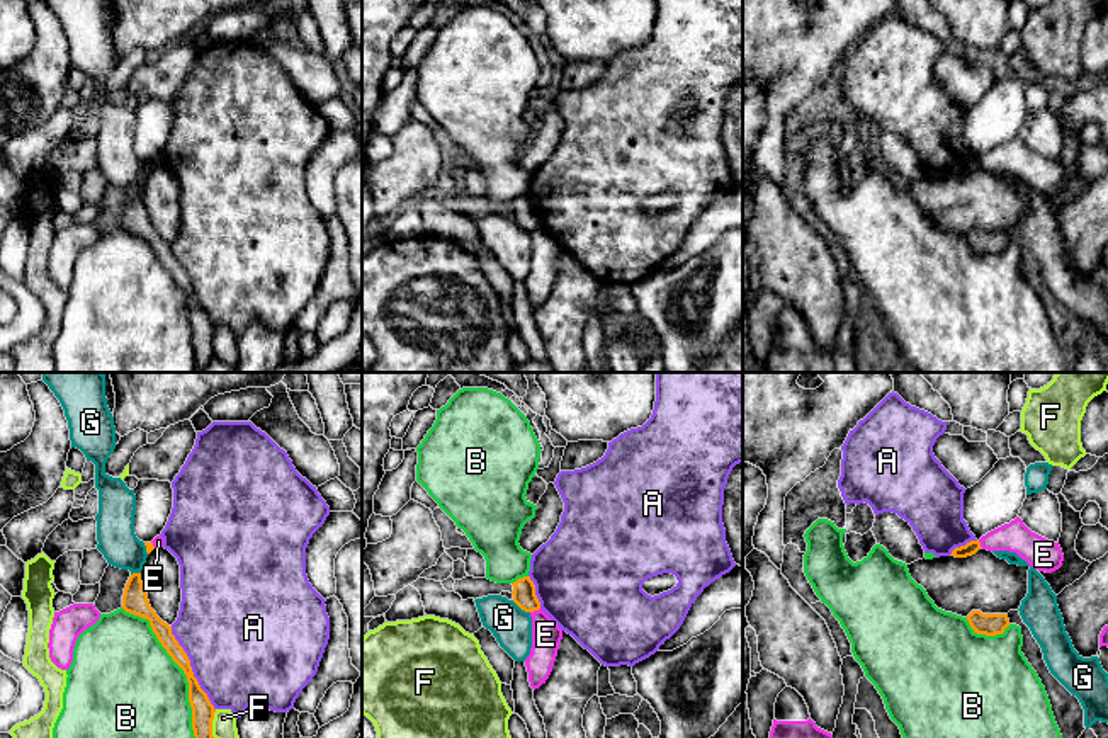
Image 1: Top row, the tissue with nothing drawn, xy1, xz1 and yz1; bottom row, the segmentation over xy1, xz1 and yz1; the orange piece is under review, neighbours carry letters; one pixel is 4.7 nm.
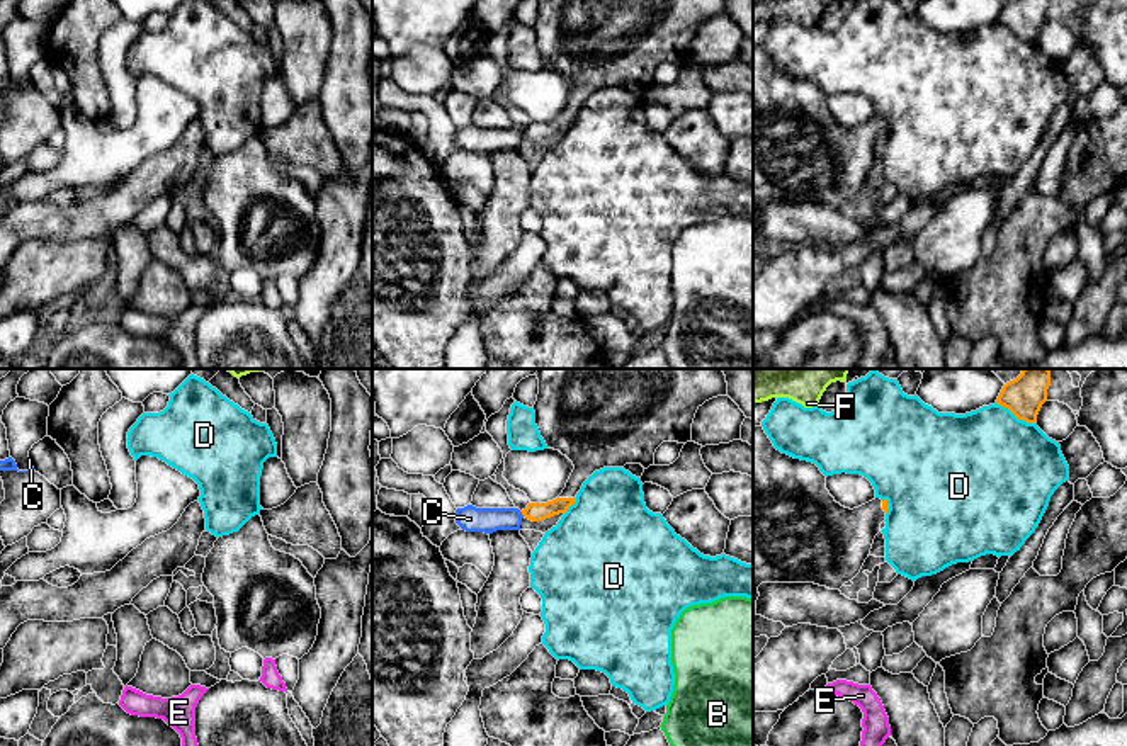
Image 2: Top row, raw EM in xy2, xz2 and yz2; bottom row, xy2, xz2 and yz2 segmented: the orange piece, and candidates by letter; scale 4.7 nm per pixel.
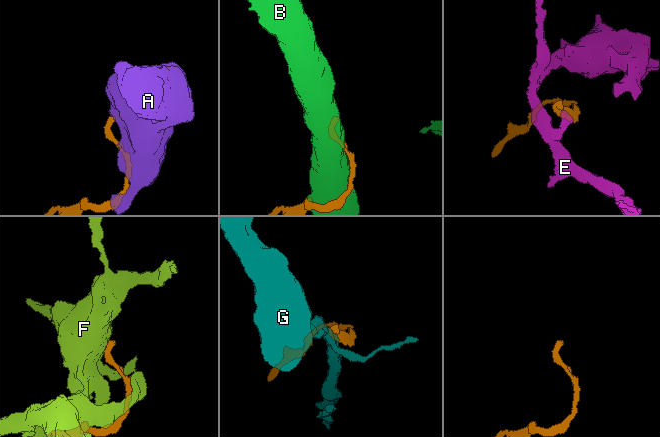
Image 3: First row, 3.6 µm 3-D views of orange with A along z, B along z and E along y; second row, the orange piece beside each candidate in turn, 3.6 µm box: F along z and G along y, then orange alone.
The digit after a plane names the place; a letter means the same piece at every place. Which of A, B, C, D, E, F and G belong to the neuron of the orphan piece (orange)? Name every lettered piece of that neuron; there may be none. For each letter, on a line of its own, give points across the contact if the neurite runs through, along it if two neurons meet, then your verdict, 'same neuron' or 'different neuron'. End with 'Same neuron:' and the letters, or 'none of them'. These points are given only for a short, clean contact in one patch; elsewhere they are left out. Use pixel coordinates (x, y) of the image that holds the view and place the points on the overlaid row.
A: different neuron
B: different neuron
C: along xz2 (521, 512), (524, 515) | different neuron
D: different neuron
E: along xz1 (539, 607), (531, 613) | different neuron
F: different neuron
G: along xz1 (512, 601), (529, 613) | different neuron
Same neuron: none of them

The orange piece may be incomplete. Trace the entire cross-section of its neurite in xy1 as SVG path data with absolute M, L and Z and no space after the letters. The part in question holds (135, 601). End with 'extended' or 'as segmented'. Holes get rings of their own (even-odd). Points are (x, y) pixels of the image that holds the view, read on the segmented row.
M133 573L126 583L122 595L122 609L129 614L139 616L150 621L153 633L156 634L161 646L172 656L172 660L184 670L189 682L189 702L192 707L192 729L195 738L214 738L212 736L212 719L214 706L211 704L207 694L201 689L197 678L194 677L190 660L184 648L178 644L172 634L172 626L163 622L156 612L151 609L148 593L141 582L141 573Z | as segmented

